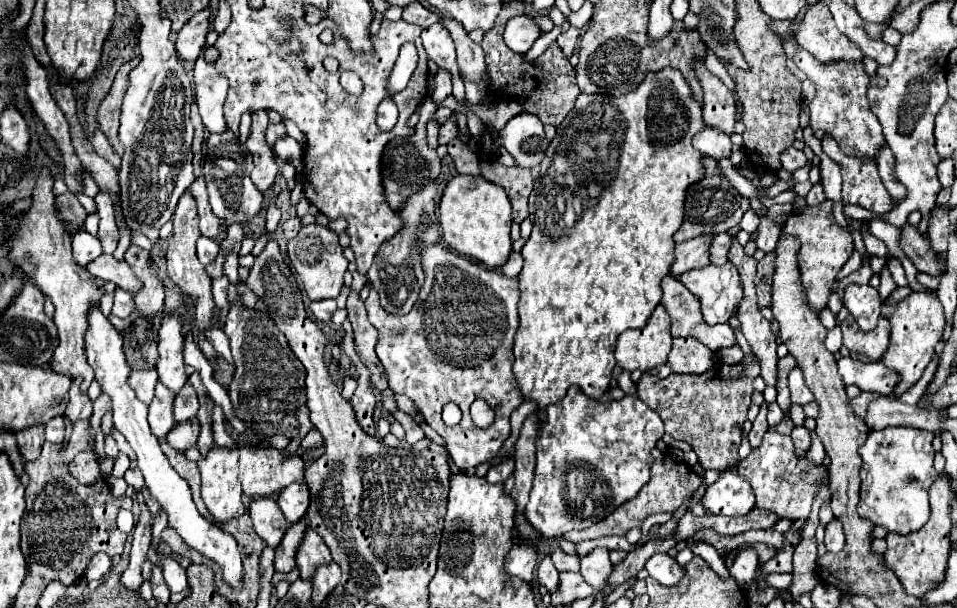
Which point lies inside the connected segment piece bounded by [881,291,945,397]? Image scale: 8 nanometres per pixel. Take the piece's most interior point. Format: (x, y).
(917, 323)

